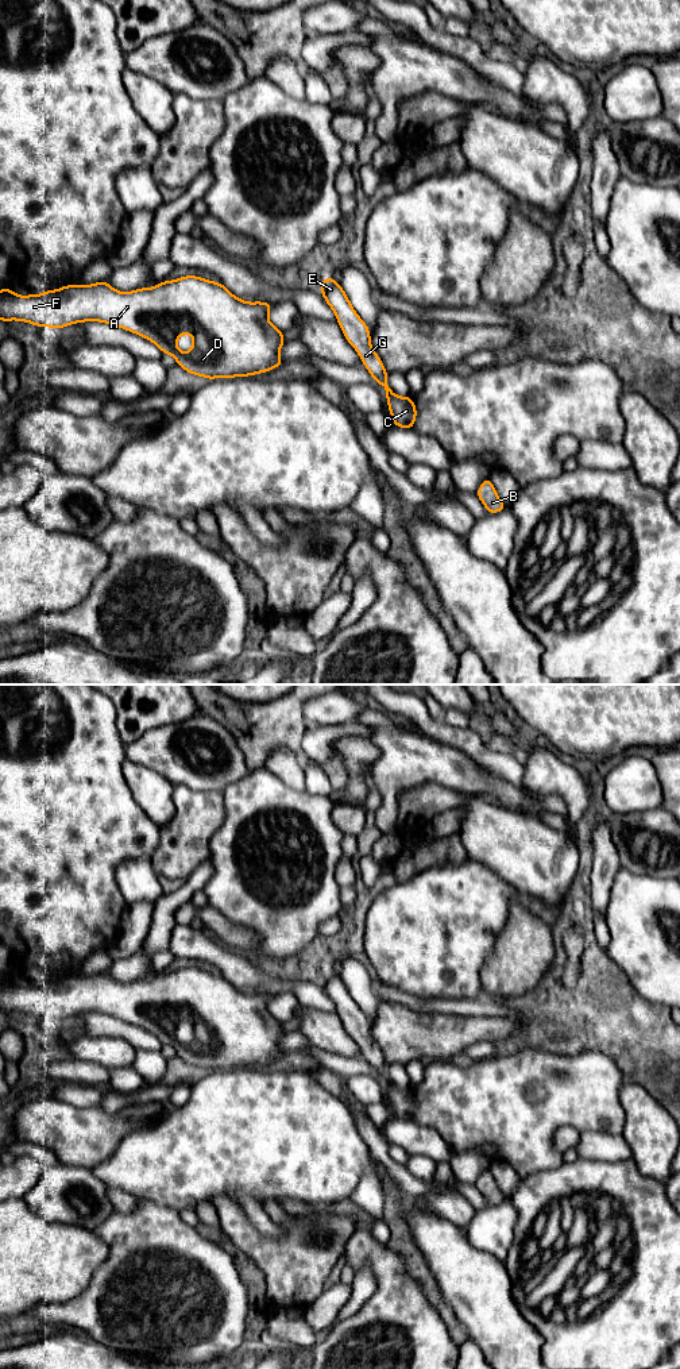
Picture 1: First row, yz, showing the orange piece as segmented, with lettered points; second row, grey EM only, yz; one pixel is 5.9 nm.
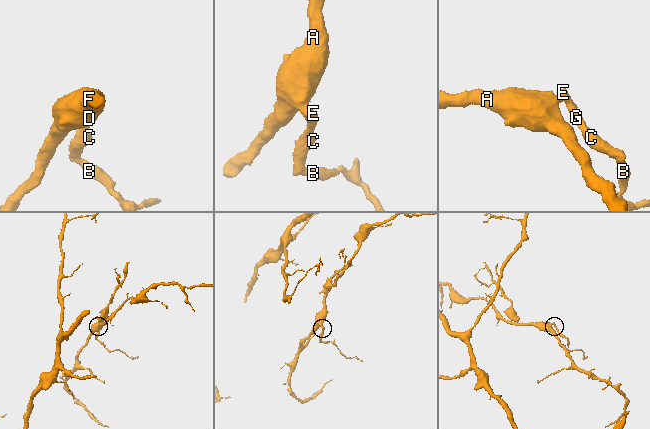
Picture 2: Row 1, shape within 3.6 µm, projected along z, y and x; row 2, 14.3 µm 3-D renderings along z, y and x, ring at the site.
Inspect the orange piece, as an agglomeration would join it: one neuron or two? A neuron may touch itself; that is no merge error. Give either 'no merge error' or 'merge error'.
no merge error

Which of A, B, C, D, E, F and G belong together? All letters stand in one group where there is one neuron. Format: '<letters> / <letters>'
A B C D E F G

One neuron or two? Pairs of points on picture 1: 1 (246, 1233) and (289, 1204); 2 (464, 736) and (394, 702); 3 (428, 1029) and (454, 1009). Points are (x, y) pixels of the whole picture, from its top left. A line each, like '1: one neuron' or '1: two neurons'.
1: two neurons
2: one neuron
3: two neurons

